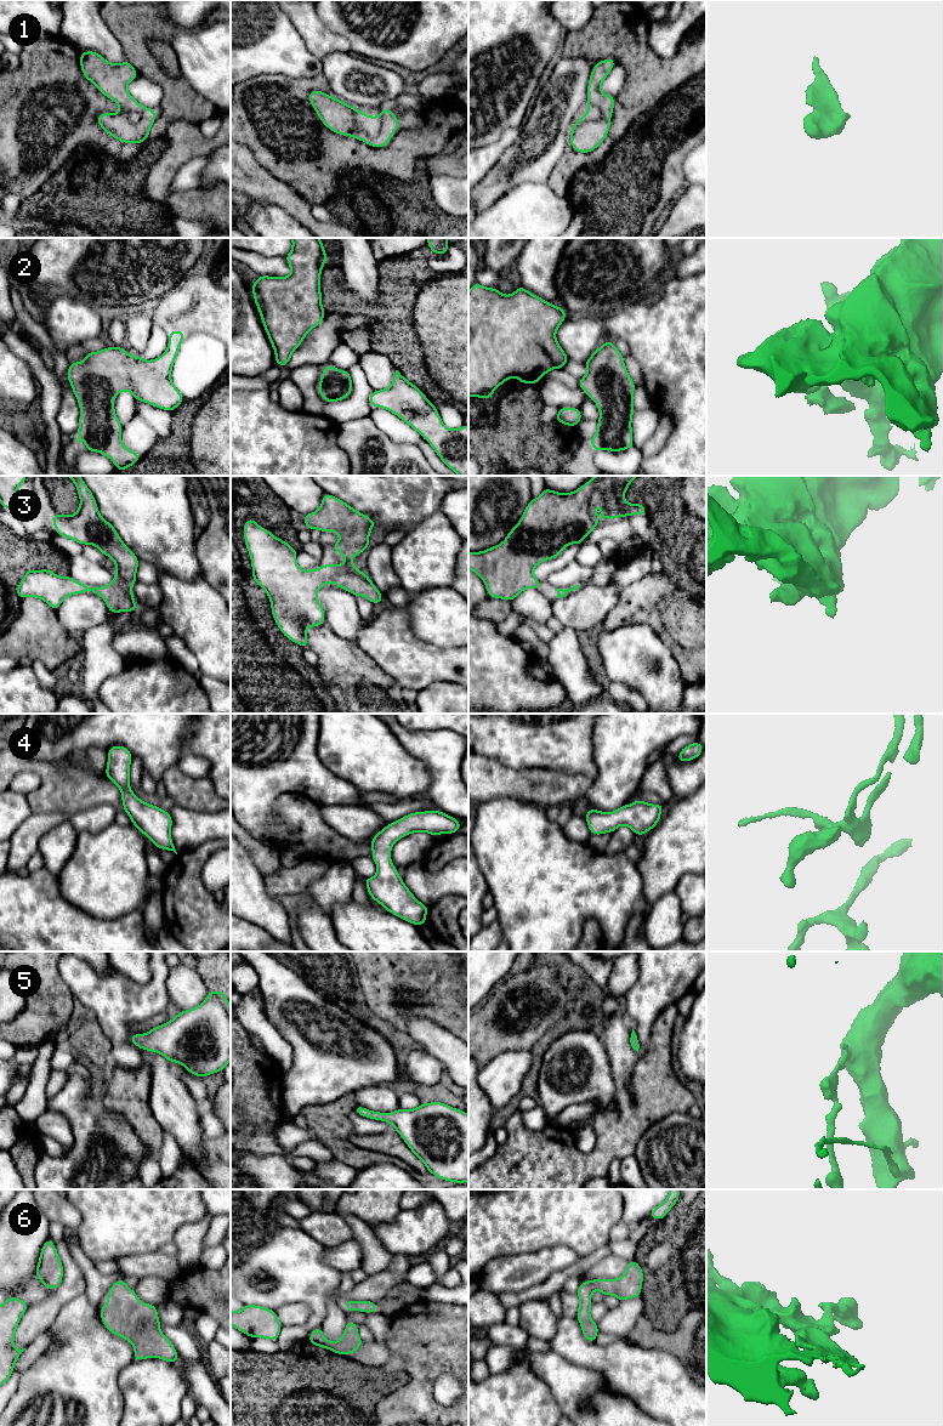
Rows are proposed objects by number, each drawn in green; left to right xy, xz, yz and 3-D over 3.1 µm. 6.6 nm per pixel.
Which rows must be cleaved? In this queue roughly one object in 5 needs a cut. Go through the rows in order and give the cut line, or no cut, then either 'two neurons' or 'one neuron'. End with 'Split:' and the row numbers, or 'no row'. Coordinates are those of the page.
1: no cut; one neuron
2: no cut; one neuron
3: no cut; one neuron
4: no cut; one neuron
5: no cut; one neuron
6: no cut; one neuron
Split: no row

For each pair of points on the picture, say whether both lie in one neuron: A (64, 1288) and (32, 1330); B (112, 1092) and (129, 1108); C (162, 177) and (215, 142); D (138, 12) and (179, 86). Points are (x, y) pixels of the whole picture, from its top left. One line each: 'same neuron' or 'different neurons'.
A: same neuron
B: same neuron
C: same neuron
D: same neuron

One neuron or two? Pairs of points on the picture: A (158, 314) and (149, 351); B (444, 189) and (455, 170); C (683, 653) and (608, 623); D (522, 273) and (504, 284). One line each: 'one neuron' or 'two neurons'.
A: two neurons
B: two neurons
C: one neuron
D: two neurons

